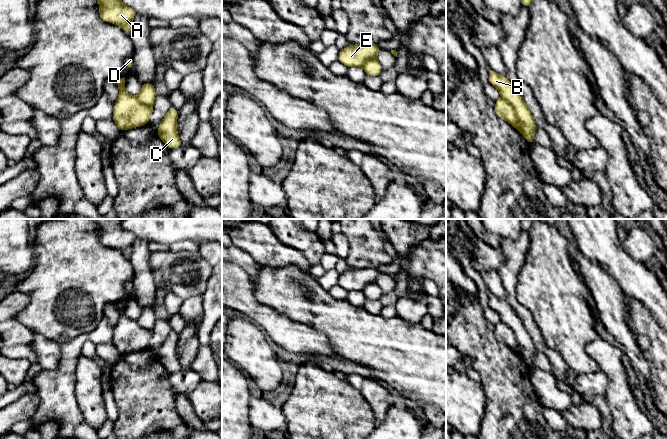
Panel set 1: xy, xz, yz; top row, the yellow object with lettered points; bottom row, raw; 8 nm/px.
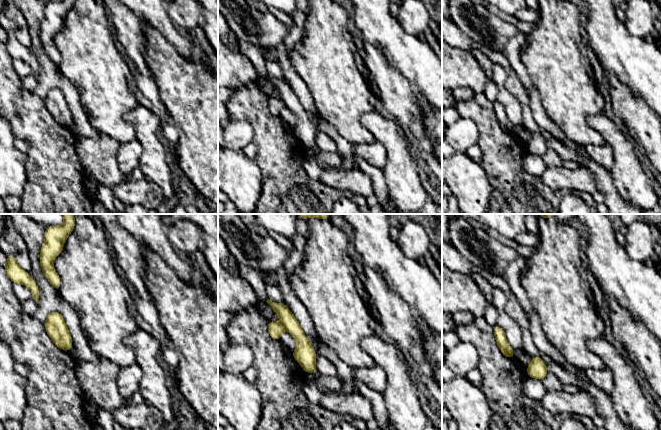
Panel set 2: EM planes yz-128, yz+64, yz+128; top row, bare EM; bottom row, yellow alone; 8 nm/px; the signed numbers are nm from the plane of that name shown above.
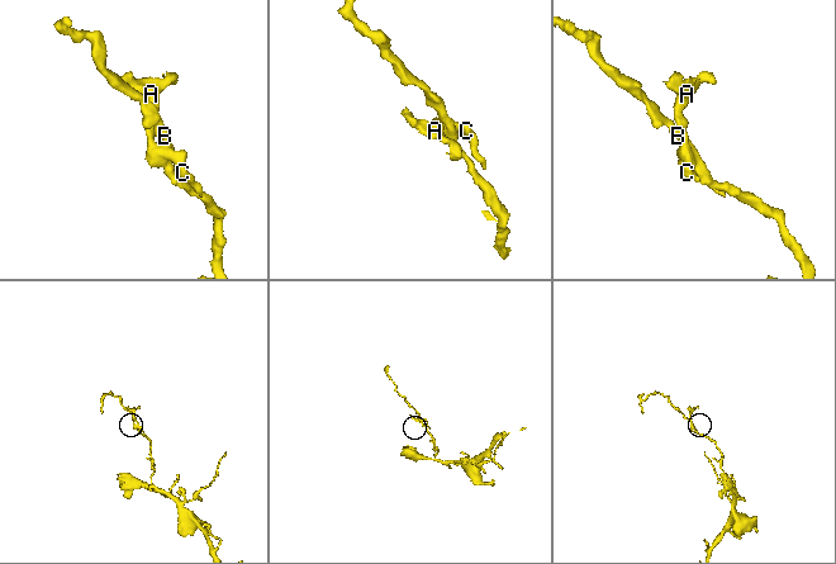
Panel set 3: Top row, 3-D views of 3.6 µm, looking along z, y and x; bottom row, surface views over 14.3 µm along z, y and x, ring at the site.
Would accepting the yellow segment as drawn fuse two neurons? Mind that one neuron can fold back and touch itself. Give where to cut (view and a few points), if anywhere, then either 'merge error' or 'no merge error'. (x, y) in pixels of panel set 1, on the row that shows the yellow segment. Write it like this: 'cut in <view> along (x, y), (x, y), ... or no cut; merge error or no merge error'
cut in yz along (501, 99), (513, 107), (521, 123), (521, 130); merge error

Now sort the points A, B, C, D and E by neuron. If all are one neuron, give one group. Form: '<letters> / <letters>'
A C D E / B

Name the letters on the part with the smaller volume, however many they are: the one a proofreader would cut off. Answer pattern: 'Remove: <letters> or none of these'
Remove: A, C, D, E

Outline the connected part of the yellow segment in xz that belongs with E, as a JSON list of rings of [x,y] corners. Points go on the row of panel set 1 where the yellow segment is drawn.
[[[352,44],[339,50],[338,60],[350,67],[363,67],[366,61],[375,59],[381,48],[377,44]]]

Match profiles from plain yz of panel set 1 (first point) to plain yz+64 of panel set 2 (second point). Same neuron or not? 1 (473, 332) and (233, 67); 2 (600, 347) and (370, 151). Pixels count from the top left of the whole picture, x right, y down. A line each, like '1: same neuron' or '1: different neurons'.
1: different neurons
2: different neurons

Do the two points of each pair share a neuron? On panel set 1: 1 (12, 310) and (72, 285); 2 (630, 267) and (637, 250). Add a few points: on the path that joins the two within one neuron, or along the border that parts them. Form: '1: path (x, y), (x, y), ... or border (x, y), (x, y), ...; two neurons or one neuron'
1: border (17, 290), (29, 296), (17, 314), (28, 327); two neurons
2: border (621, 242), (624, 249), (634, 259), (642, 263); two neurons

